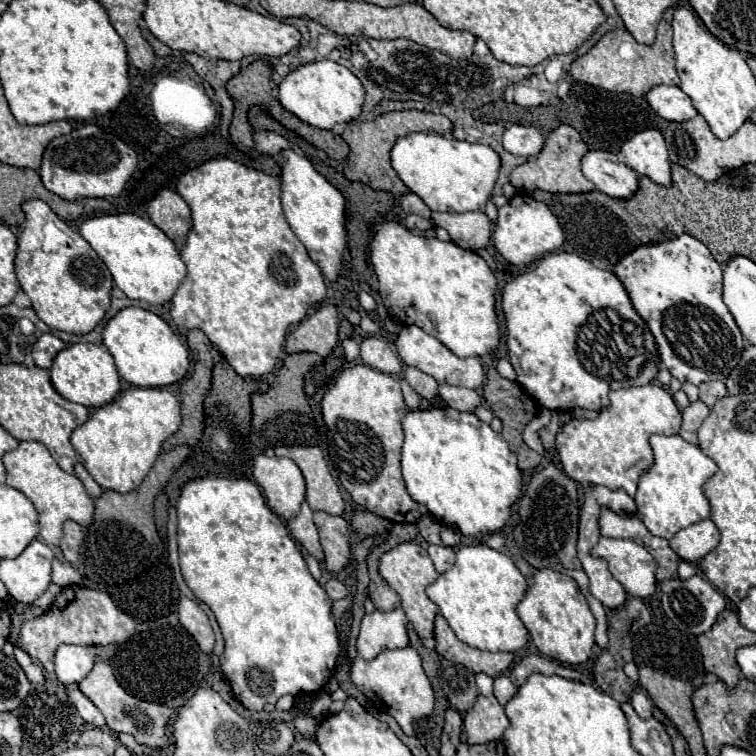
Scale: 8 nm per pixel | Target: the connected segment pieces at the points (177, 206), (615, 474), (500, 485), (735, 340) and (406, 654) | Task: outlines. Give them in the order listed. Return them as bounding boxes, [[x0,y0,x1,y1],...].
[[147,189,191,251],[555,385,681,497],[401,407,521,535],[613,233,743,385],[351,647,433,737]]

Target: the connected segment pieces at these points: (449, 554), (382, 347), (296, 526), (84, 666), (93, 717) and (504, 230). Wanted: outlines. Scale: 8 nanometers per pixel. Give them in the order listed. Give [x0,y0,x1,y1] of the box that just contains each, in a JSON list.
[[429,545,455,573],[361,337,401,373],[287,503,323,563],[55,645,95,683],[69,687,105,727],[491,195,565,267]]

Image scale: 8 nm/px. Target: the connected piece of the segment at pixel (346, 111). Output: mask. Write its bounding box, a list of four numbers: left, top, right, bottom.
[279,59,363,129]

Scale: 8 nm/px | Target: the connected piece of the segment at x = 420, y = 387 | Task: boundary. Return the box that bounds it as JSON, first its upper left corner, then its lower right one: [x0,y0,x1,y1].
[405,367,439,405]

